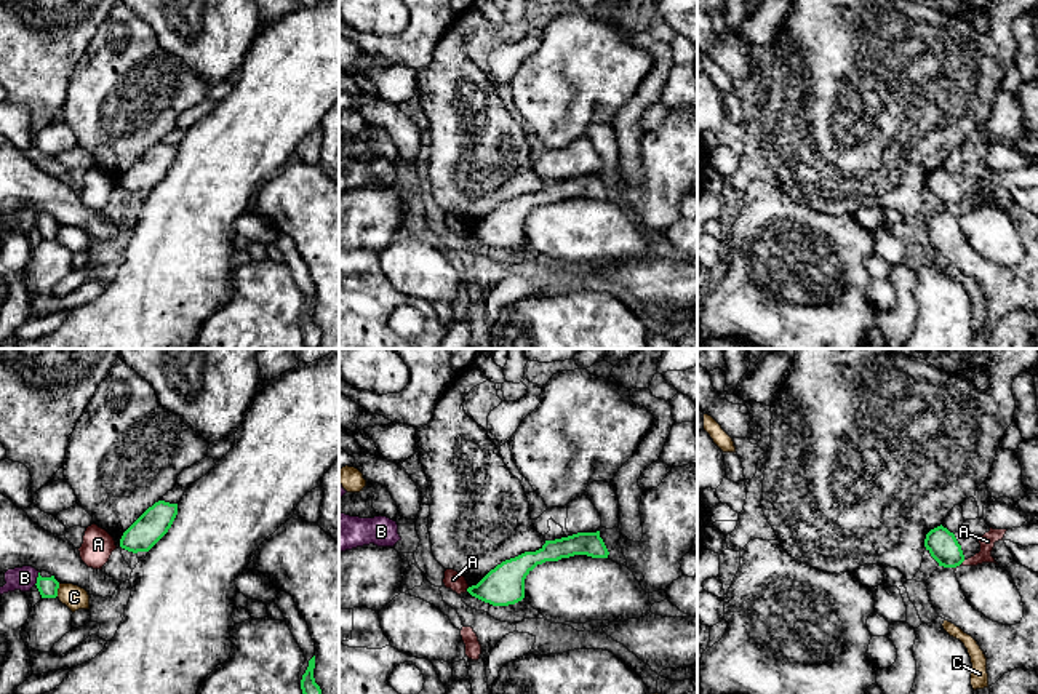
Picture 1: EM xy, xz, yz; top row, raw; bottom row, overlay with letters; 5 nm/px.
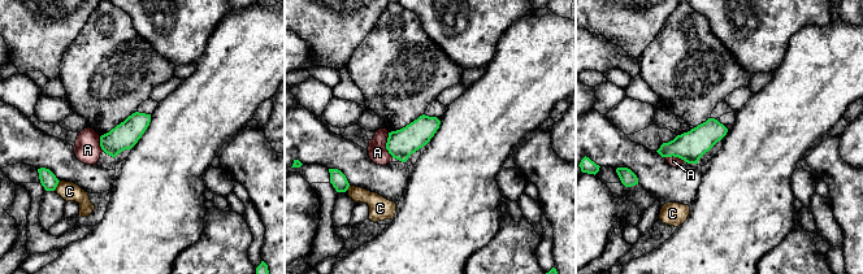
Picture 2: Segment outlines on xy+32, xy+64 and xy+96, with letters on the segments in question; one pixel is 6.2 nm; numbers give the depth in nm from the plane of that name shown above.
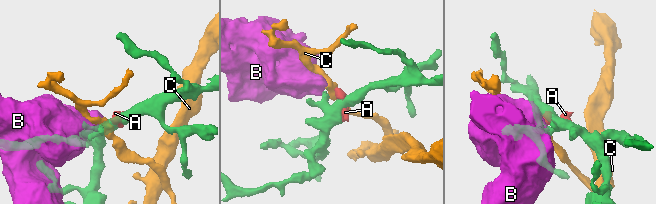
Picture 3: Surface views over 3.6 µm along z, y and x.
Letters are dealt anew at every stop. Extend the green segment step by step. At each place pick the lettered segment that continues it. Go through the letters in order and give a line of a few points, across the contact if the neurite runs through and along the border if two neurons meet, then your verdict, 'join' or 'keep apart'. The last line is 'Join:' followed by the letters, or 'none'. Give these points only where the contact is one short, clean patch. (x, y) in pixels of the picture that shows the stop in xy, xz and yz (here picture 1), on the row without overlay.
A: yz (965, 202), (954, 210) | keep apart
B: xy (39, 213), (34, 226) | keep apart
C: xy (59, 226), (56, 237) | keep apart
Join: none

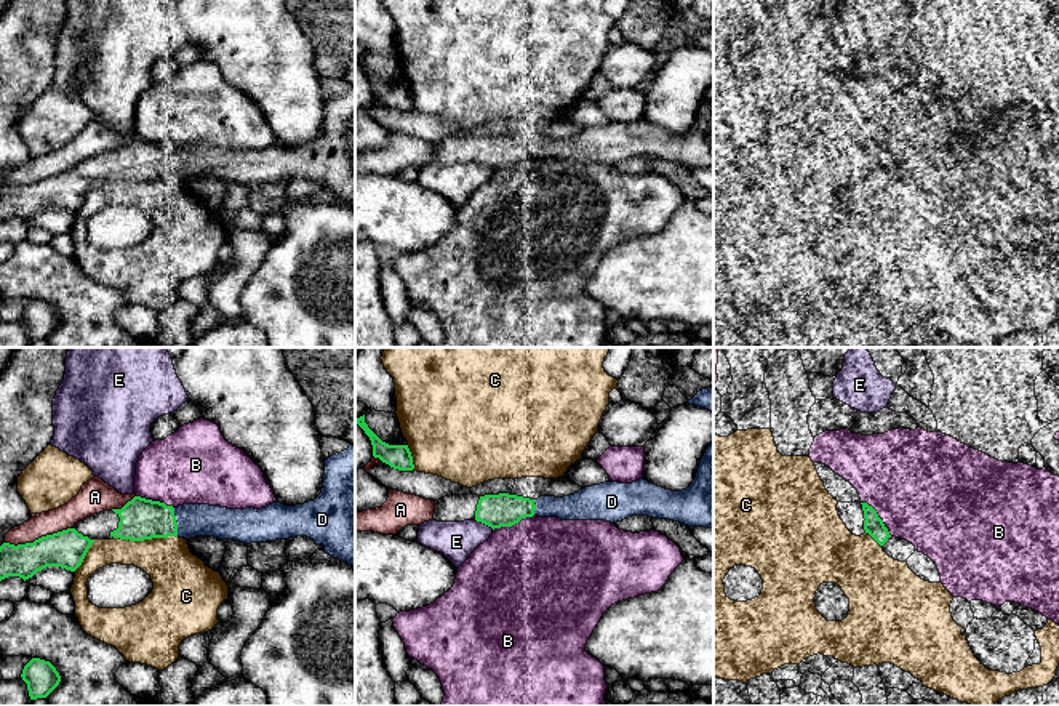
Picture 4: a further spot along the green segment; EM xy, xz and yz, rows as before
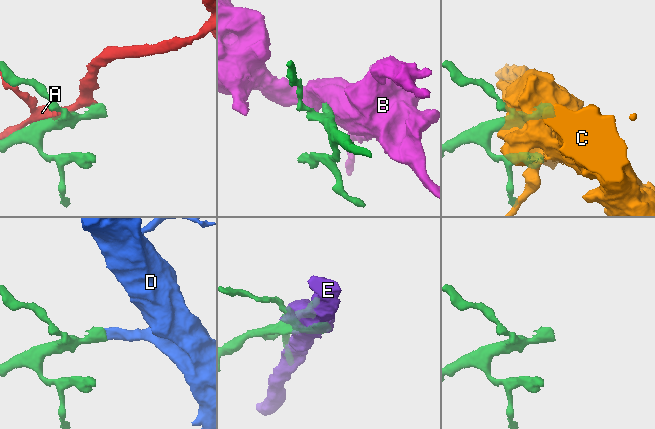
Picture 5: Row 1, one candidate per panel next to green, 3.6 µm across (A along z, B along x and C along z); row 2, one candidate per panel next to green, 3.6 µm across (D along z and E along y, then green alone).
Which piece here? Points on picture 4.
A: keep apart
B: keep apart
C: keep apart
D: join
E: xz (475, 160), (493, 170) | keep apart
Join: D

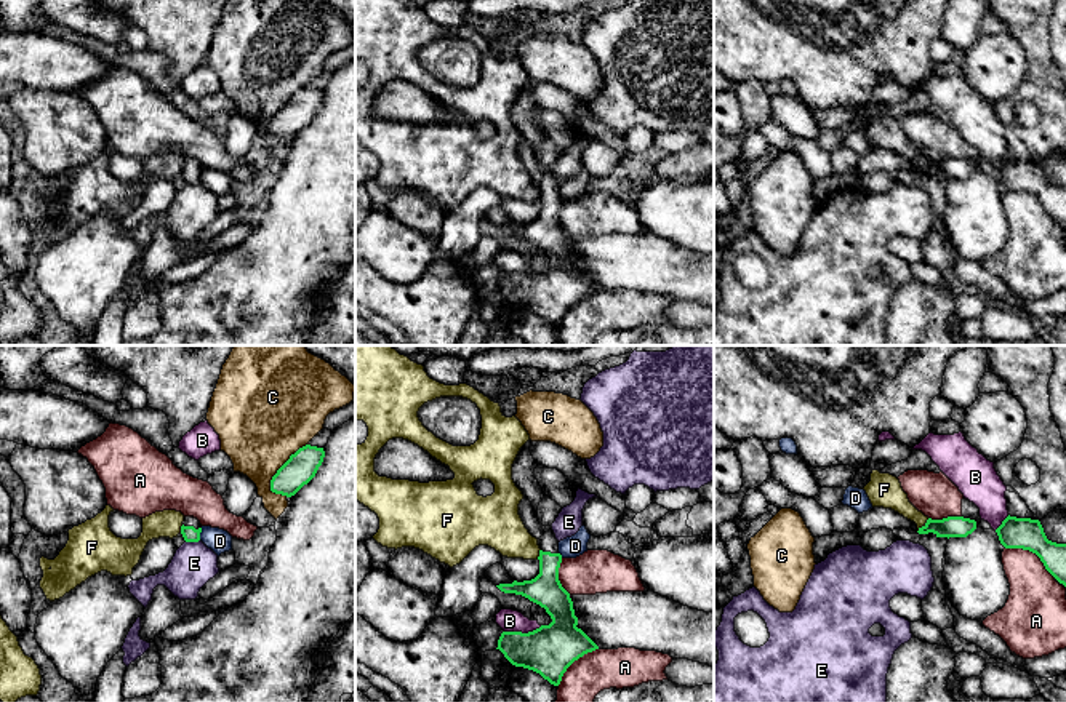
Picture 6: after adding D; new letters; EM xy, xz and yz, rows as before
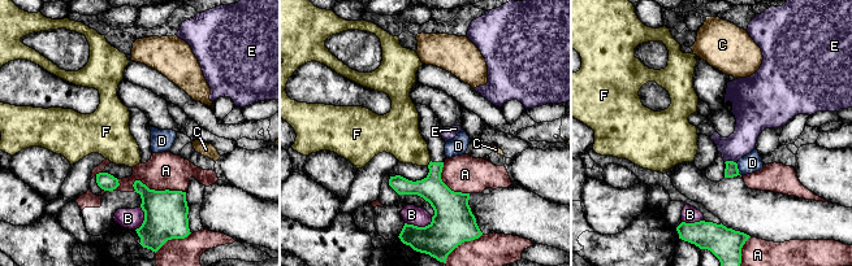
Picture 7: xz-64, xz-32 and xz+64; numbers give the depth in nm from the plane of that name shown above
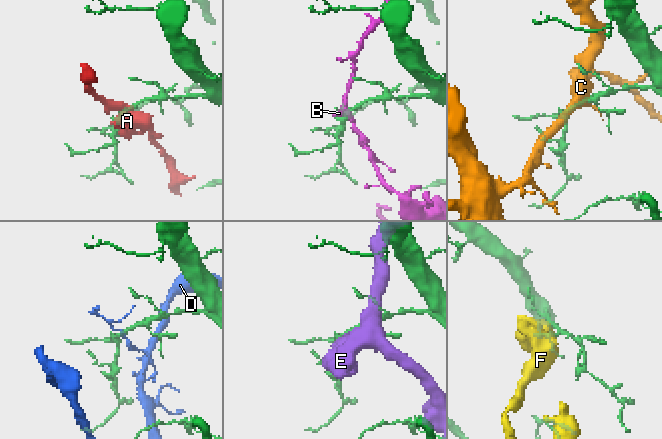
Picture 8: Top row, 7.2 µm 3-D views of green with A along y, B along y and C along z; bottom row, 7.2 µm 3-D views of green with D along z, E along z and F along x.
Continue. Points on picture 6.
A: keep apart
B: keep apart
C: keep apart
D: xy (202, 170), (199, 181) | keep apart
E: keep apart
F: yz (929, 160), (917, 173) | keep apart
Join: none

